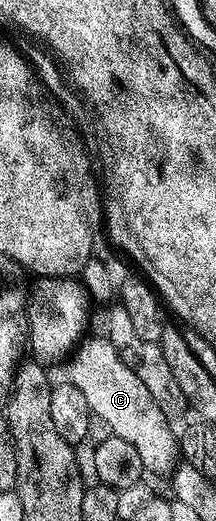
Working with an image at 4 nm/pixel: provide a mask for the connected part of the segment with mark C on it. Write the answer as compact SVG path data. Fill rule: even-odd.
M87 337L77 347L76 353L70 358L75 357L70 362L68 381L84 392L91 414L100 416L112 428L113 434L128 440L128 444L136 448L143 471L169 475L180 462L179 435L174 435L170 427L173 425L166 414L160 412L160 404L152 400L140 376L136 376L136 372L132 372L132 368L120 360L118 350L110 343L109 337L101 337Z

